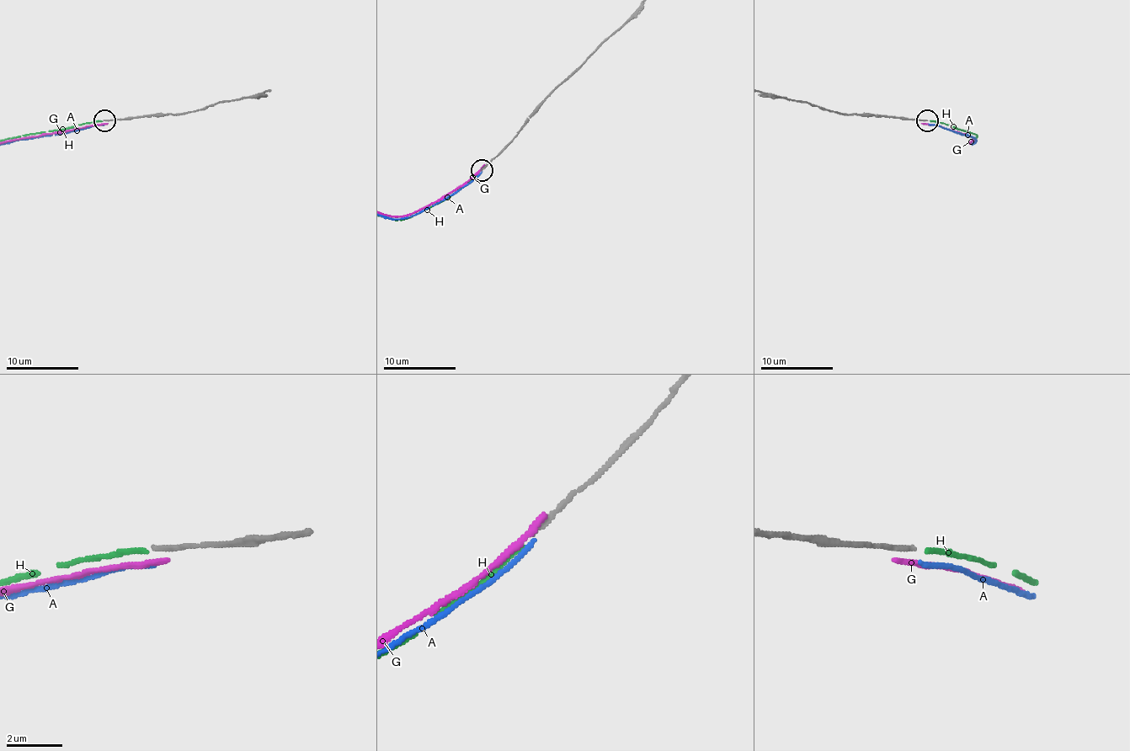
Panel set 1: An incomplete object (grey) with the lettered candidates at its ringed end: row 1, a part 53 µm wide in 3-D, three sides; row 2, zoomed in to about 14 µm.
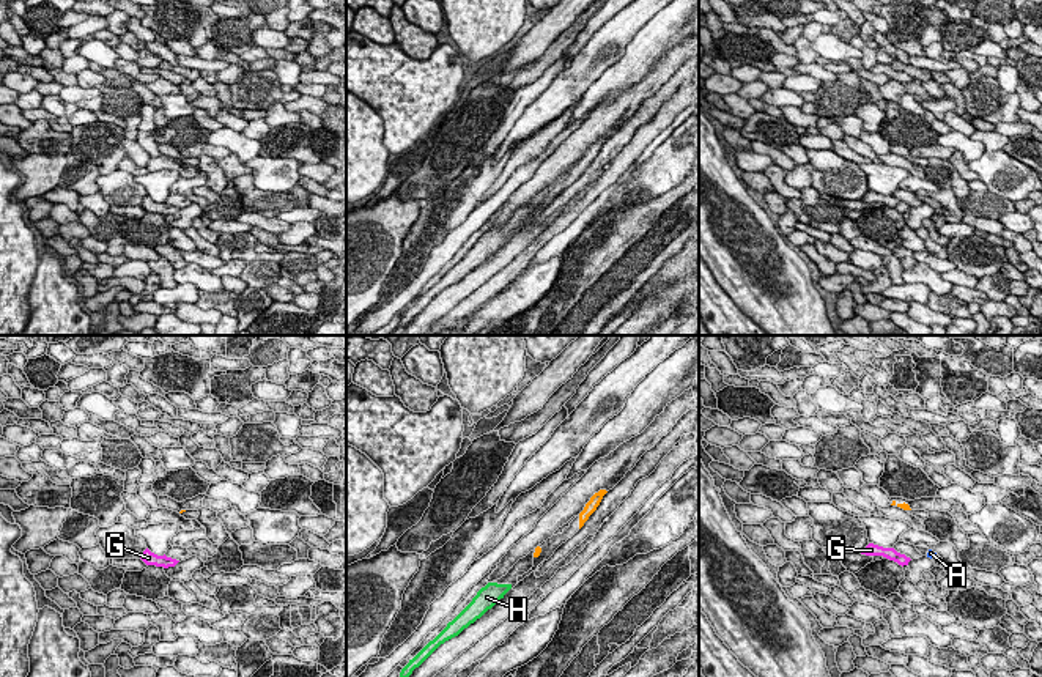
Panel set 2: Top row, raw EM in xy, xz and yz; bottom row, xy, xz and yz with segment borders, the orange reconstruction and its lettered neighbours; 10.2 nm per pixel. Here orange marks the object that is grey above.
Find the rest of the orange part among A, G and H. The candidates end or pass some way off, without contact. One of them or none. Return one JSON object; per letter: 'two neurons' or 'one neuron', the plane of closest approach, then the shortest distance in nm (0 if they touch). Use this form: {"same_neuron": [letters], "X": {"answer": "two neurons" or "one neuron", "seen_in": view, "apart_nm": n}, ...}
{"same_neuron": ["H"], "A": {"answer": "two neurons", "seen_in": "yz", "apart_nm": 460}, "G": {"answer": "two neurons", "seen_in": "yz", "apart_nm": 420}, "H": {"answer": "one neuron", "seen_in": "xz", "apart_nm": 380}}

